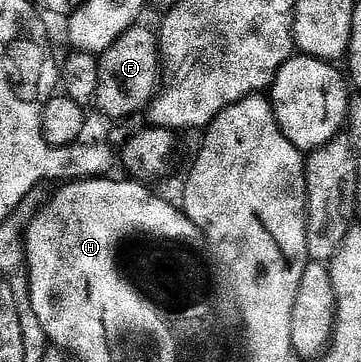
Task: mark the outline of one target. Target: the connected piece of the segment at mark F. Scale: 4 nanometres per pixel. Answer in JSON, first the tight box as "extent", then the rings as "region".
{"extent":[93,26,161,119],"region":[[[143,26],[130,27],[107,51],[98,56],[99,76],[97,77],[97,89],[93,99],[96,105],[98,103],[100,113],[108,115],[111,119],[123,119],[133,111],[139,110],[140,112],[154,98],[161,71],[159,40],[154,30],[150,31],[149,28]]]}

